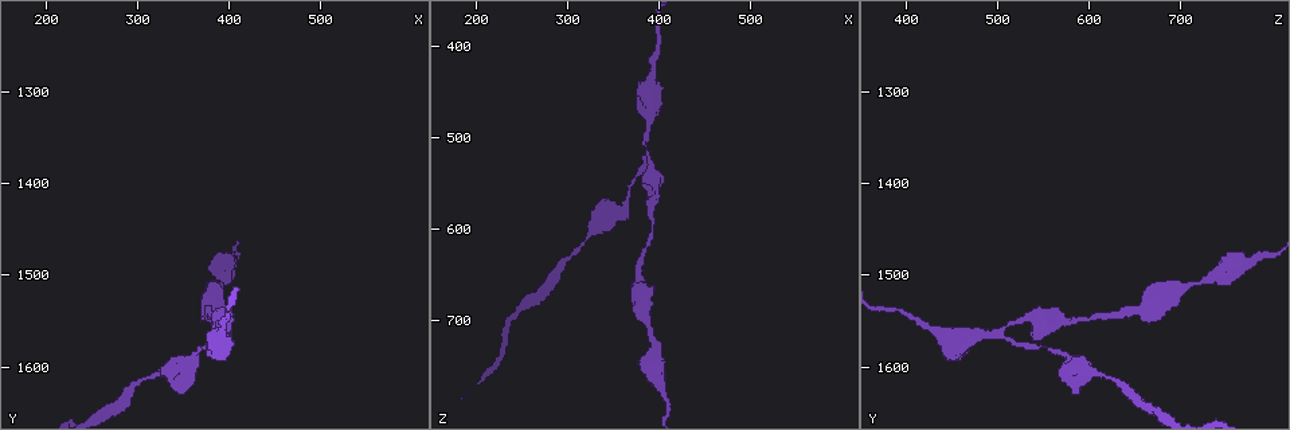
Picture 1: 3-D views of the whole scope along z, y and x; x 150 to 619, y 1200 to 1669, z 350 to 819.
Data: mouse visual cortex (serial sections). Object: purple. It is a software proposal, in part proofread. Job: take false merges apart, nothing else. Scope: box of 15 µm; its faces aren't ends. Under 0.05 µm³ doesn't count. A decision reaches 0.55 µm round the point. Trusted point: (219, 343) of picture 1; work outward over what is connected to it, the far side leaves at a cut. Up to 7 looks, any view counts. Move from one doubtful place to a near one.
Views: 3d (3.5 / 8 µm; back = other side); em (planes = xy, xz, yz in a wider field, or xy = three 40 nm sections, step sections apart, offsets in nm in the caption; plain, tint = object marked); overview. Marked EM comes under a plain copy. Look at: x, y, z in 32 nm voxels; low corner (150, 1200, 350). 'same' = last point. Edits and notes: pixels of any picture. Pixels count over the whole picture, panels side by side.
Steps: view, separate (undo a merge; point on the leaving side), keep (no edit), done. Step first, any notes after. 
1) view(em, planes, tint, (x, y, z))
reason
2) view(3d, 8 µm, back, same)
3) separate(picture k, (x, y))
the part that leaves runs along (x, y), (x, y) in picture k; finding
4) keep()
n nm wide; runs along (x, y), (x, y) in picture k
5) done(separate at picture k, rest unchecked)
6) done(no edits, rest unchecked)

view(3d, 8 µm, back, (390, 1565, 500))
sudden change in width

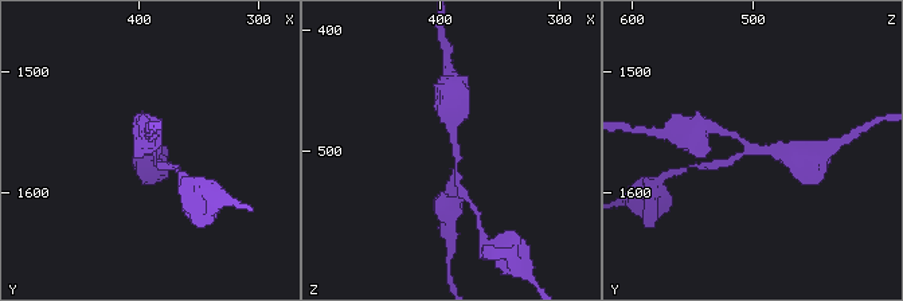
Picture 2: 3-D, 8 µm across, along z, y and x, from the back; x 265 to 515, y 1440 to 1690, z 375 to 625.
view(3d, 3.5 µm, (388, 1562, 500))
closer look

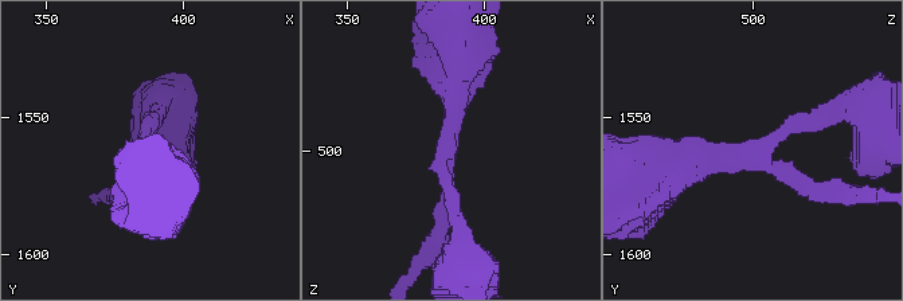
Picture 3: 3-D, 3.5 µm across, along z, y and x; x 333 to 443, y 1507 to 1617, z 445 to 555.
keep()
3 arms; runs along (671, 171), (754, 155), (827, 113) in picture 3; one cell here

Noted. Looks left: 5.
view(3d, 8 µm, back, (370, 1580, 555))
thin neck

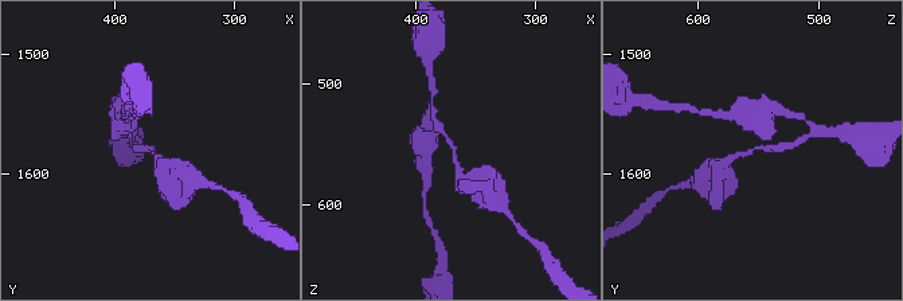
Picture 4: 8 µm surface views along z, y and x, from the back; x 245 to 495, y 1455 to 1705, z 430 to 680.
view(em, xy, step 1, tint, (368, 1578, 556))
arms of 250, 250 nm

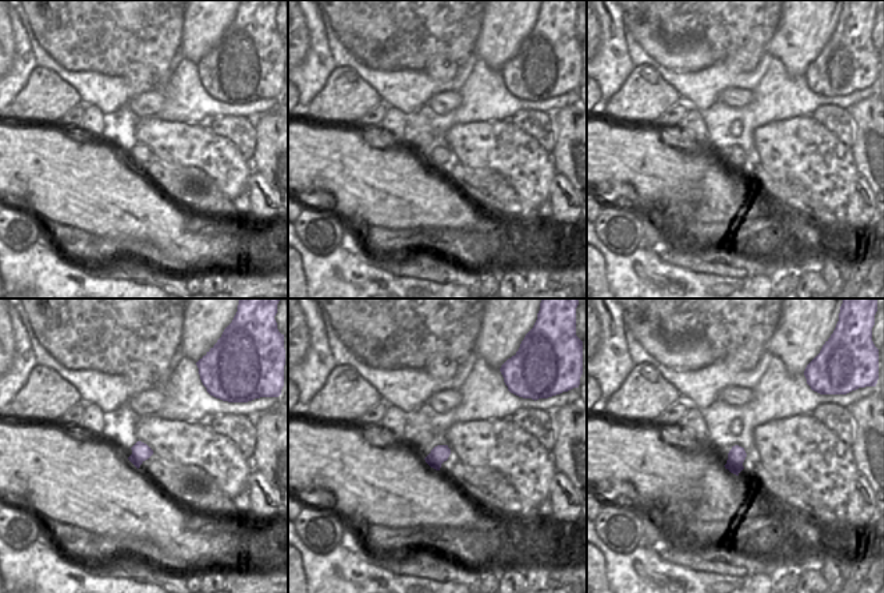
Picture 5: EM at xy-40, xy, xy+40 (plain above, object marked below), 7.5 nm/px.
keep()
runs along (433, 120), (465, 180) in picture 4; all the same cell

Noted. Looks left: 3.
view(3d, 8 µm, (330, 1605, 600))
sudden change in width

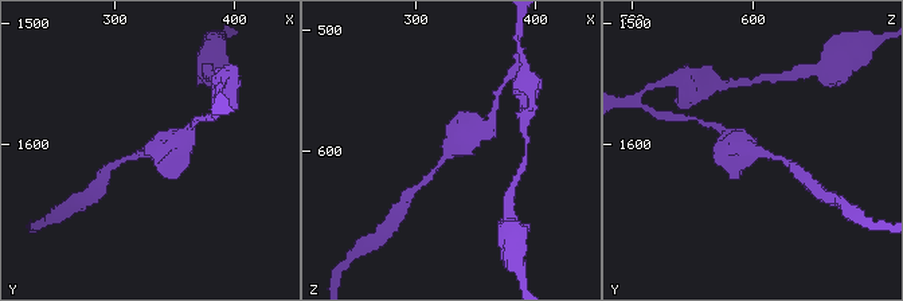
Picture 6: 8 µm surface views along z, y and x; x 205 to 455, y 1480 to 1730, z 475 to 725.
view(em, xy, step 2, tint, (326, 1608, 602))
arms of 200, 600 nm

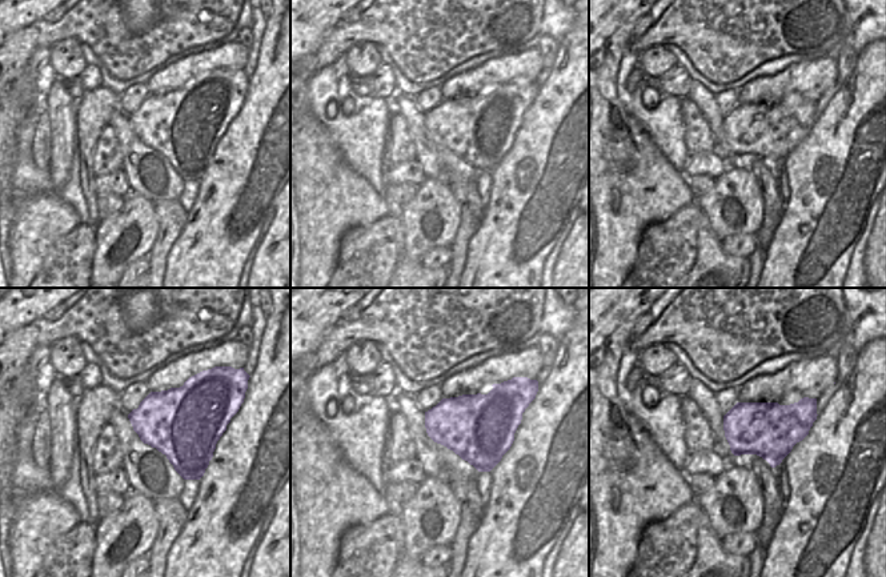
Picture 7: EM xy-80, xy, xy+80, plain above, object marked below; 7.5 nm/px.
keep()
one cell here

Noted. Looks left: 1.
done(no edits, rest unchecked)

